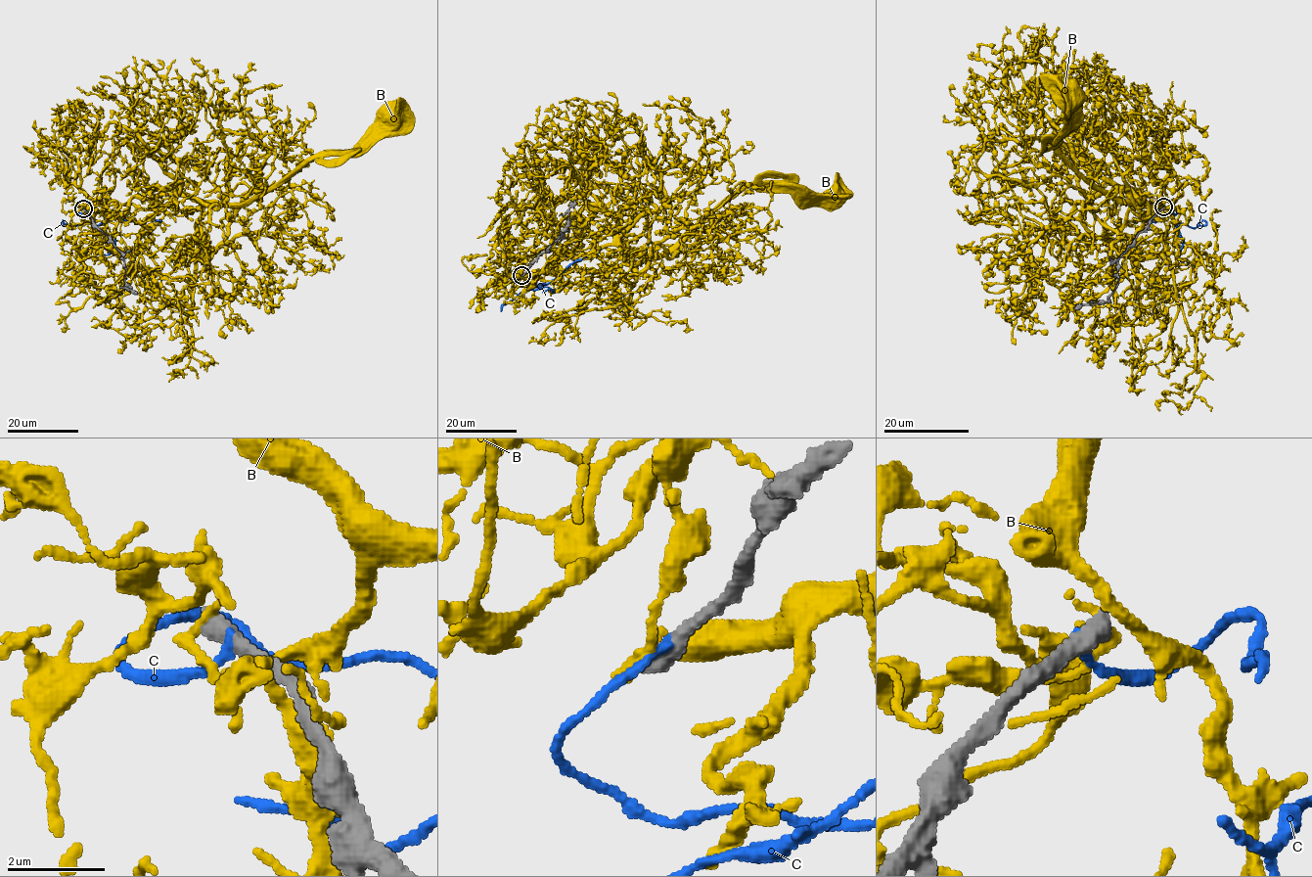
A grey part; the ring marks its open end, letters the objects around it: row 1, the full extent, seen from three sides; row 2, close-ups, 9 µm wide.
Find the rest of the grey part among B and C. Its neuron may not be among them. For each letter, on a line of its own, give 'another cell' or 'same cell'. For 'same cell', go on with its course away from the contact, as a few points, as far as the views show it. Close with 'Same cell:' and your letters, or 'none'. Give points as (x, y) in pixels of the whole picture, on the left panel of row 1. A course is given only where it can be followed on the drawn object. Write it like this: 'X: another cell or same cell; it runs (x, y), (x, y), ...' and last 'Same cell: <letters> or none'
B: another cell
C: another cell
Same cell: none

